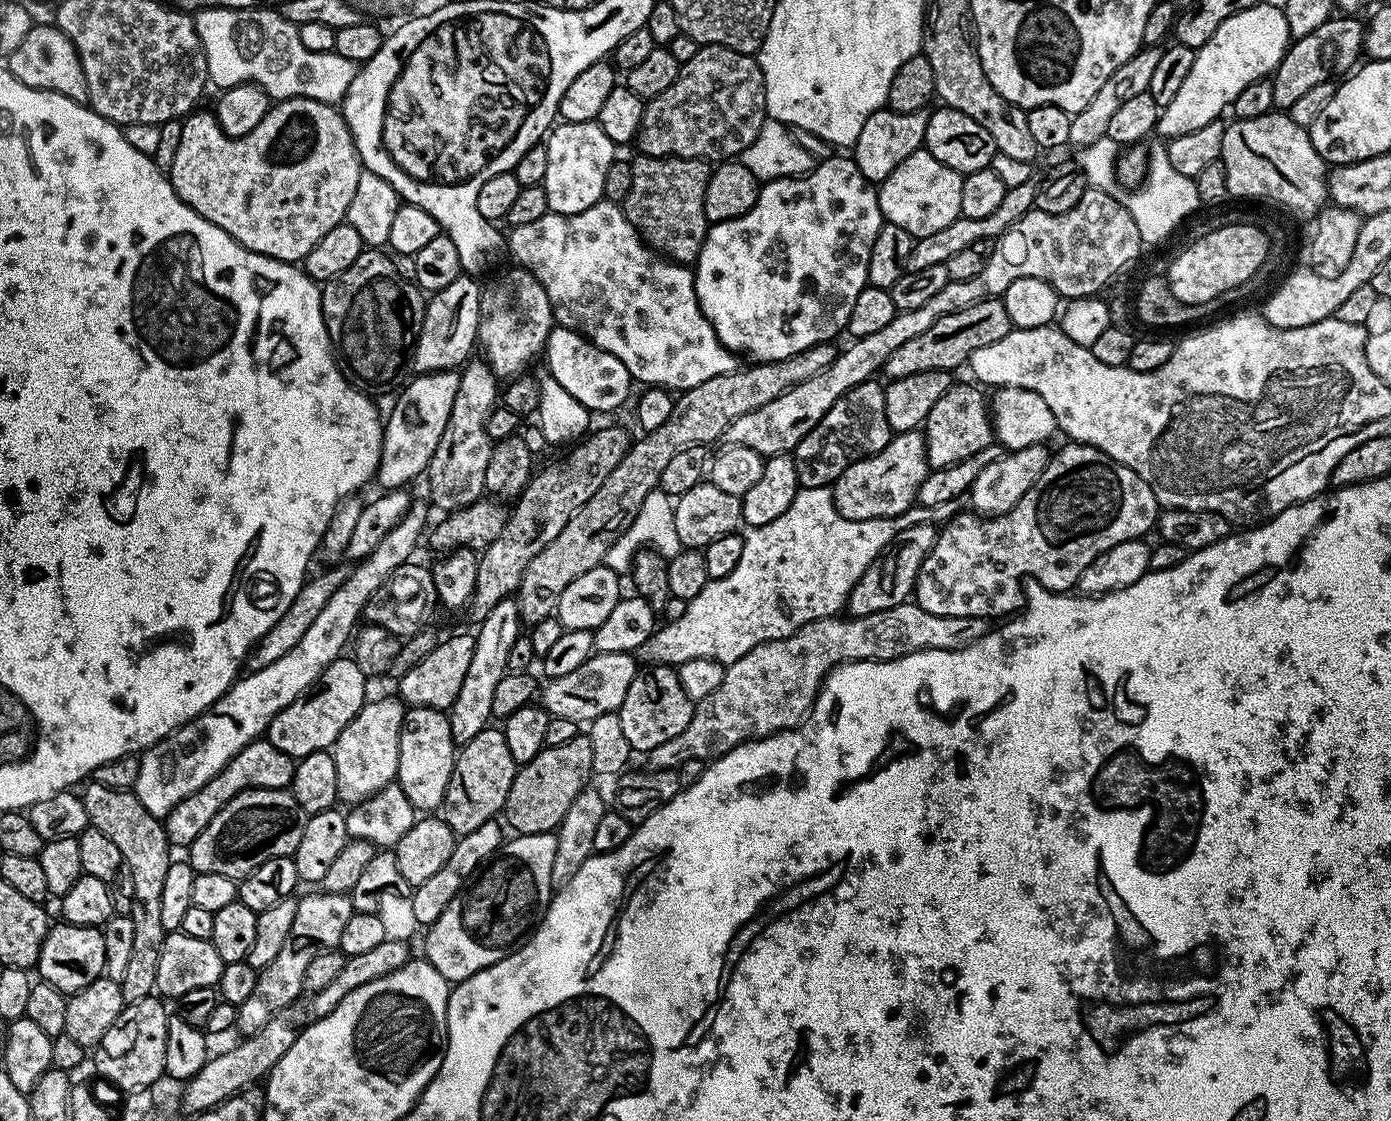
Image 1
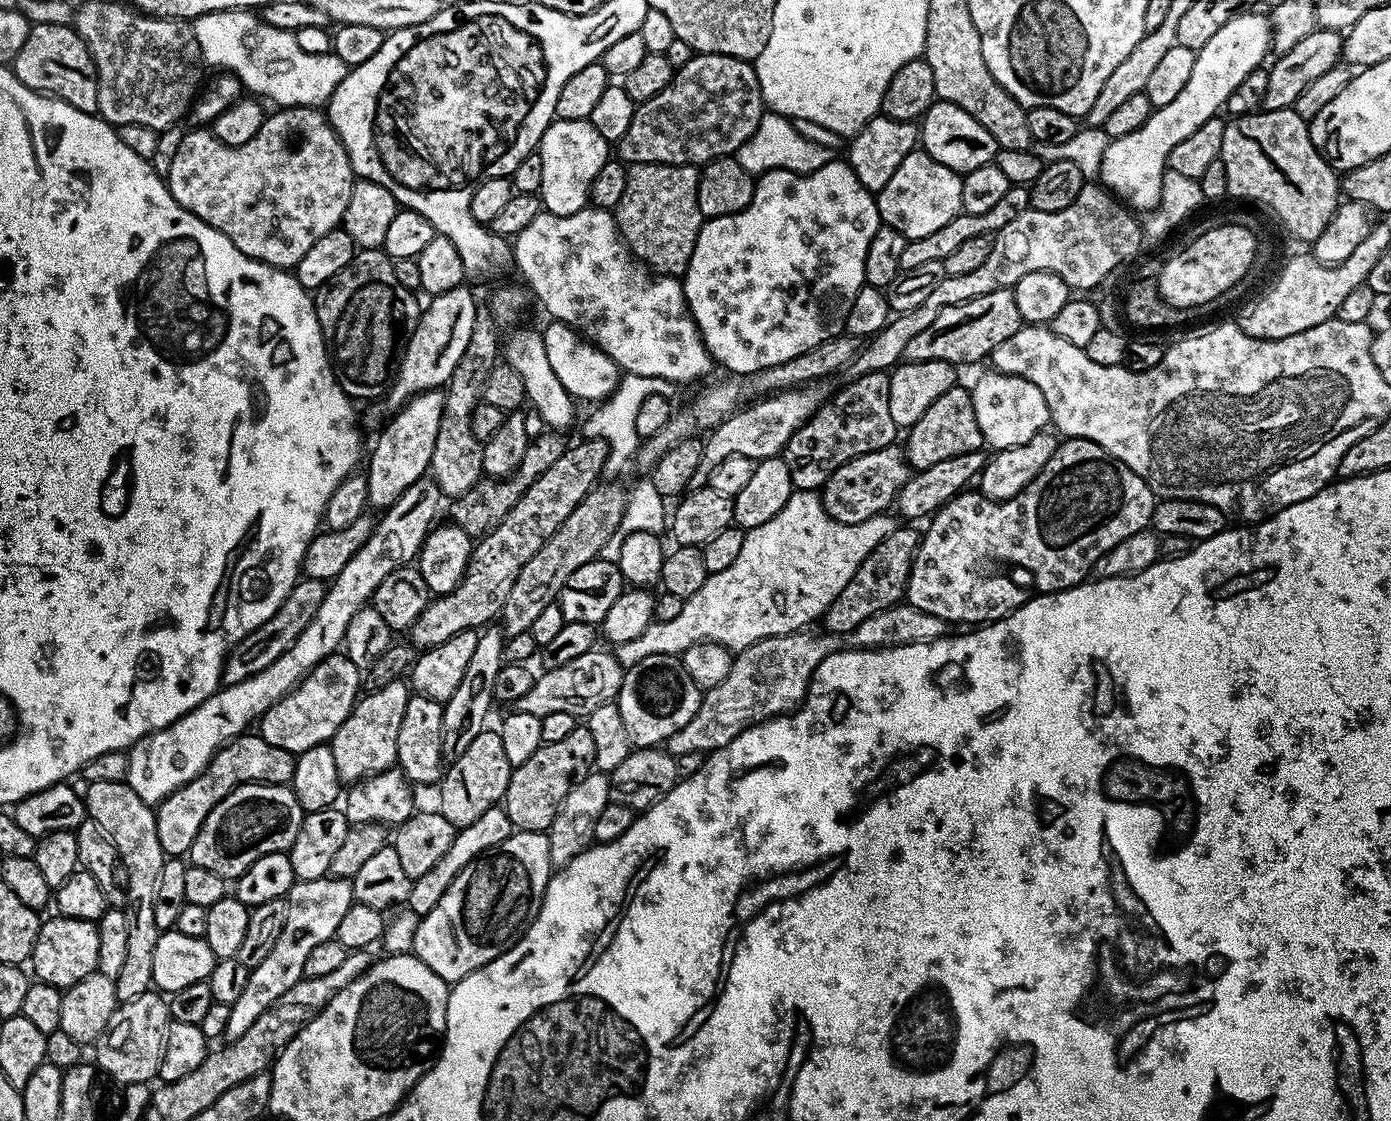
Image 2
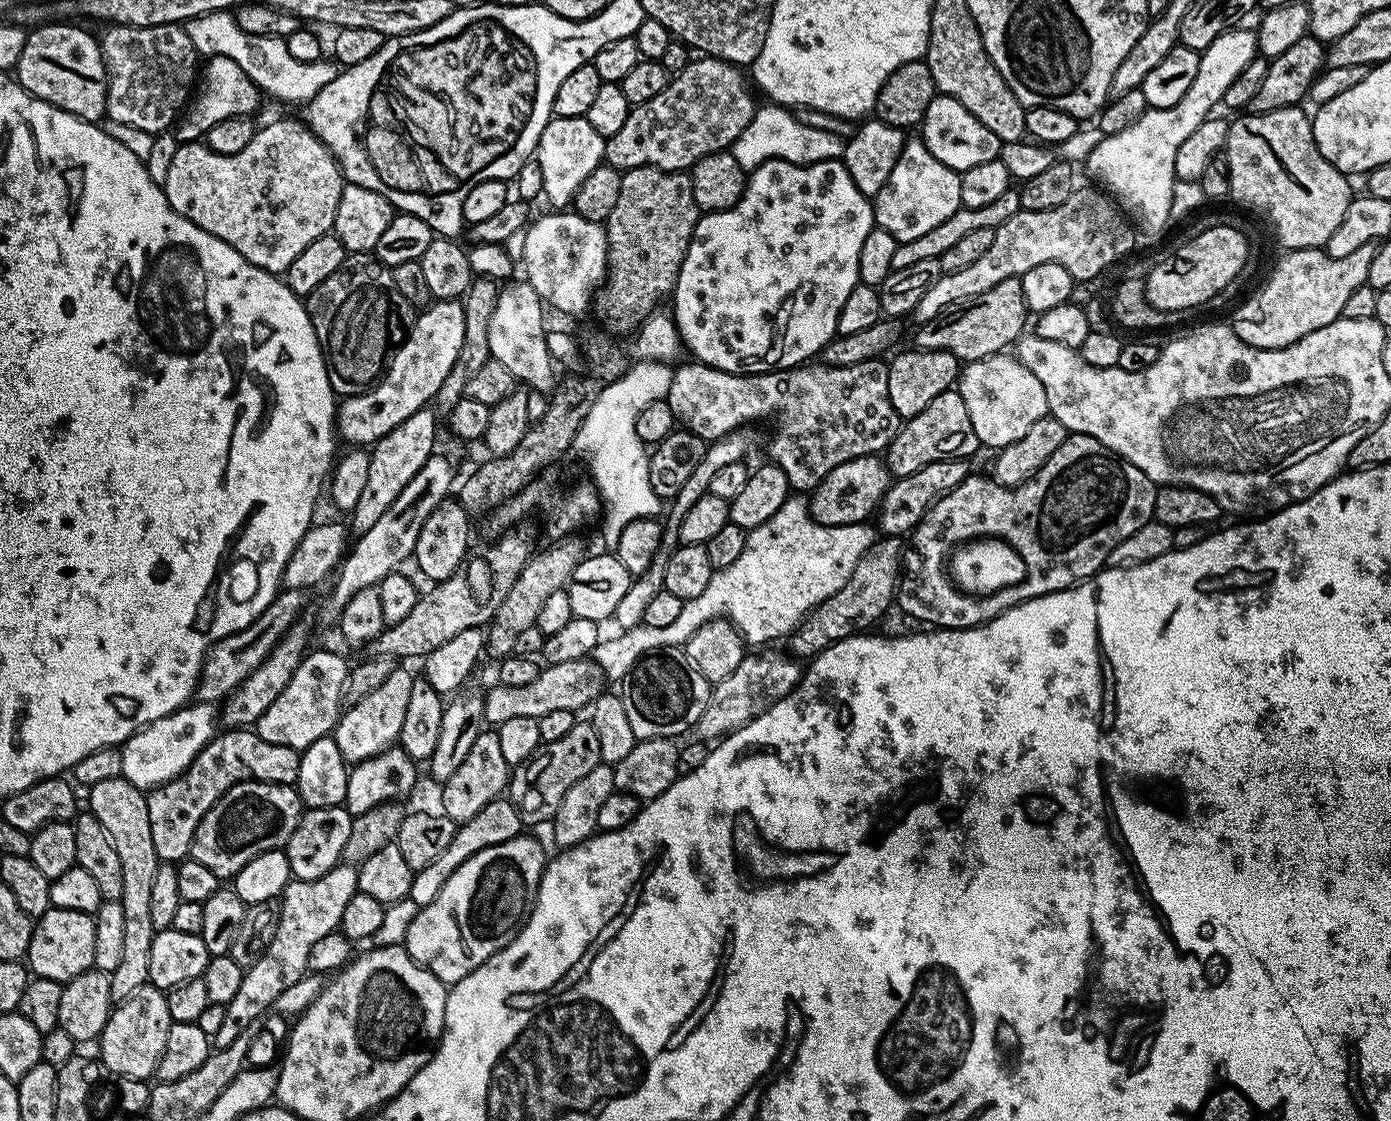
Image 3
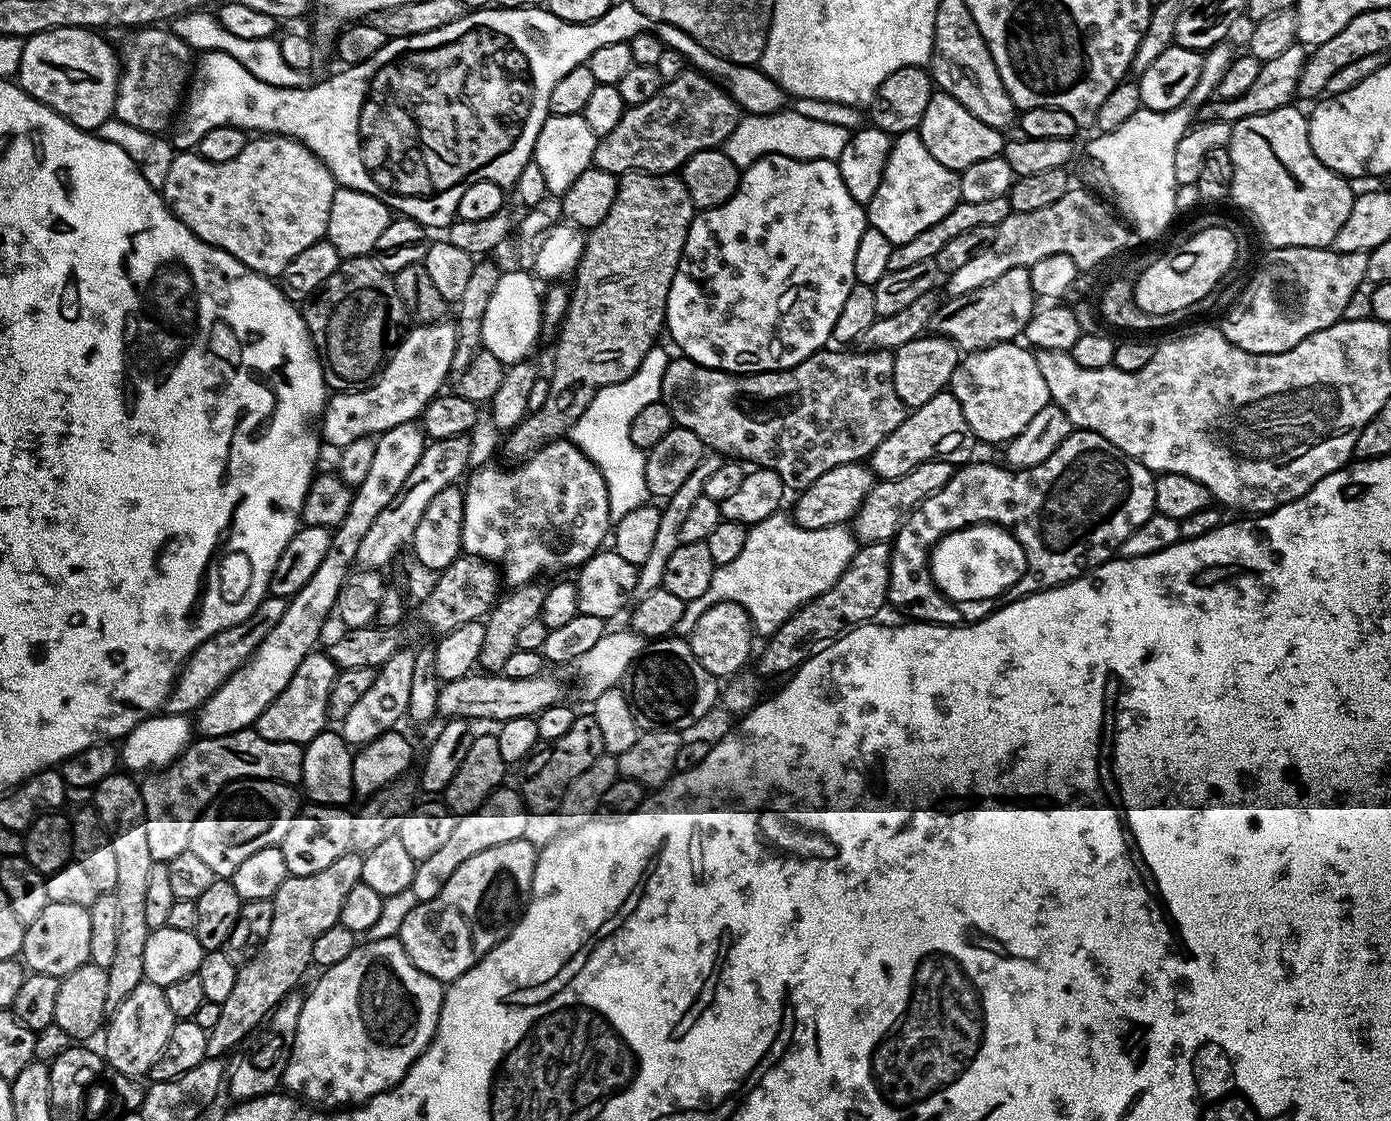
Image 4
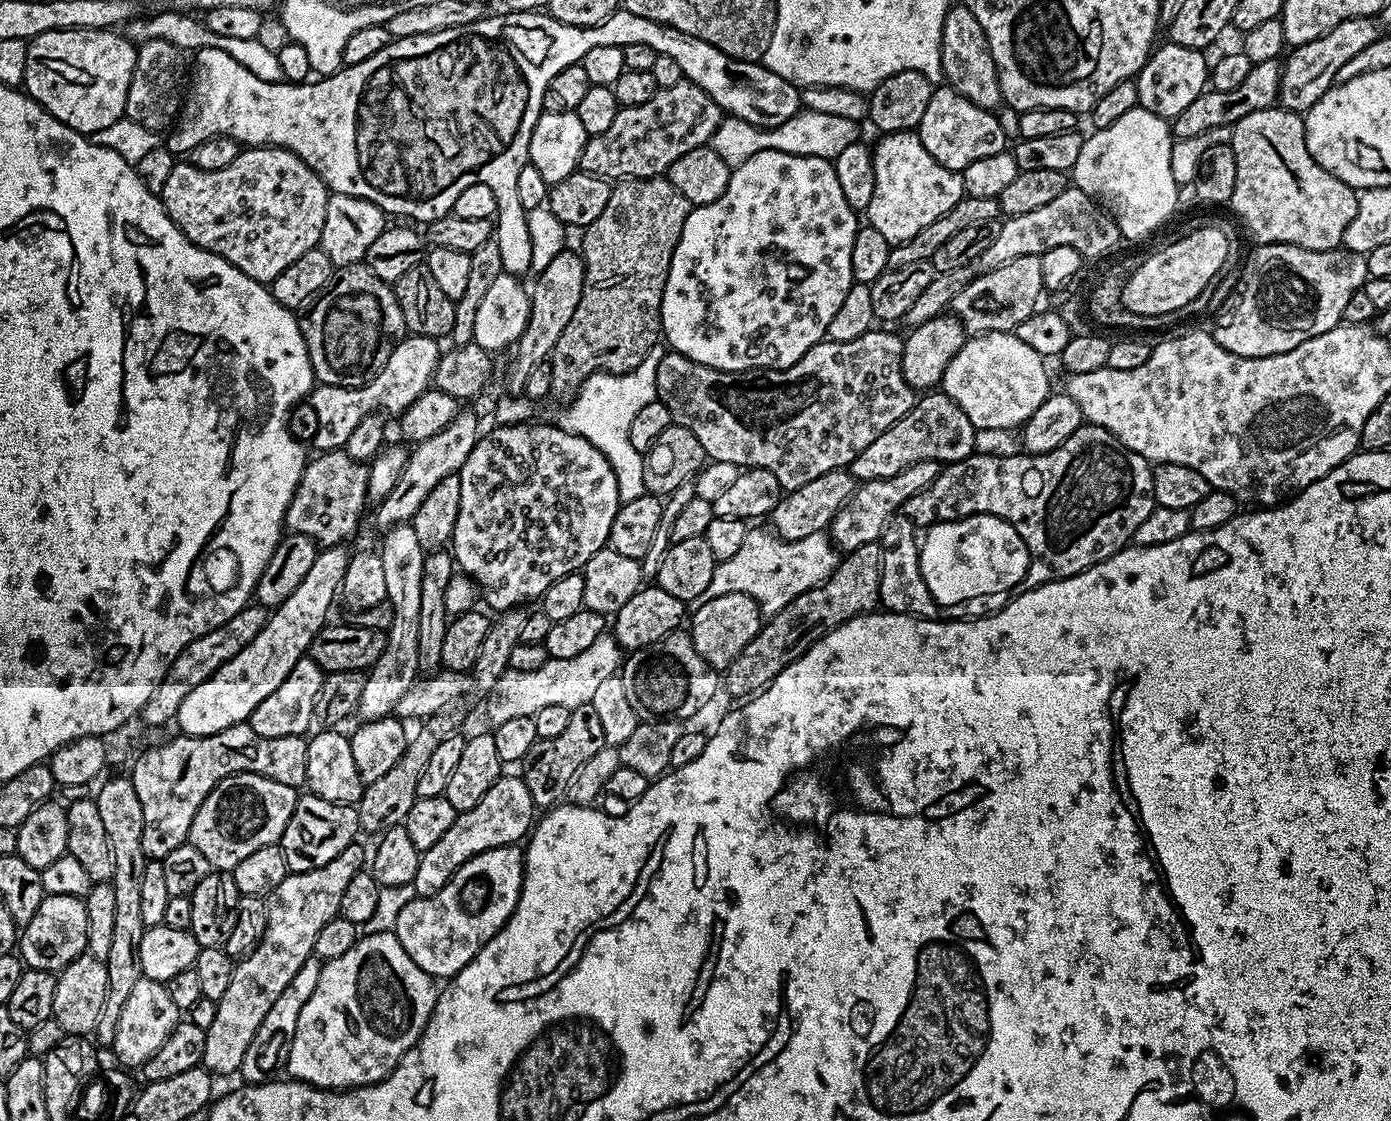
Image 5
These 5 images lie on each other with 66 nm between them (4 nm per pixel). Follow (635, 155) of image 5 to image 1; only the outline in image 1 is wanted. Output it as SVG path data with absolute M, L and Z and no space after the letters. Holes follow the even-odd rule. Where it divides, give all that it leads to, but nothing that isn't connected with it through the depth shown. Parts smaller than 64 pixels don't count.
M705 44L697 47L694 58L690 58L690 62L680 65L680 77L676 79L674 86L662 90L662 94L658 94L658 98L645 103L642 126L638 130L634 144L635 147L640 147L638 152L642 156L677 156L678 158L698 158L709 162L723 162L739 157L740 153L746 150L746 146L750 146L750 142L754 142L754 138L758 138L758 130L762 130L762 126L767 119L769 119L769 115L766 110L766 86L764 85L764 75L760 69L759 59L747 52L730 50L730 46Z

